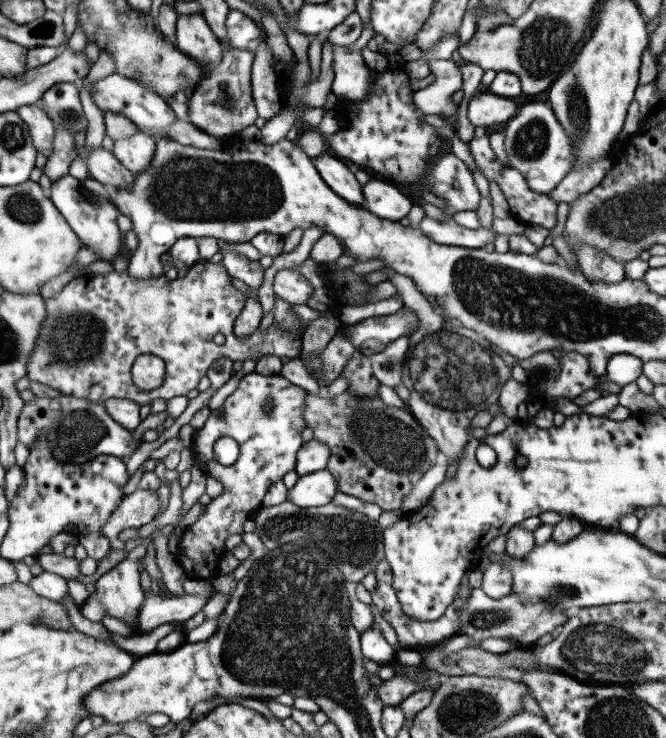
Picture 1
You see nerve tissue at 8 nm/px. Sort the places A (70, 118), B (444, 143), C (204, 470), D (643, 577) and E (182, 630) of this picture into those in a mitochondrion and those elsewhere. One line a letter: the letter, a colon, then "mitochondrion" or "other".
A: mitochondrion
B: other
C: other
D: other
E: other

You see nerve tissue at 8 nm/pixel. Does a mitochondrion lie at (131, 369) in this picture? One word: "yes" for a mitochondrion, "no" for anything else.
no

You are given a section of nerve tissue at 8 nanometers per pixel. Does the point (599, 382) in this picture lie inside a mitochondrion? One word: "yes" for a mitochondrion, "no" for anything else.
no

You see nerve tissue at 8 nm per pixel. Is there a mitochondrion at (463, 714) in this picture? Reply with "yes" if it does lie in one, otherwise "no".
yes

